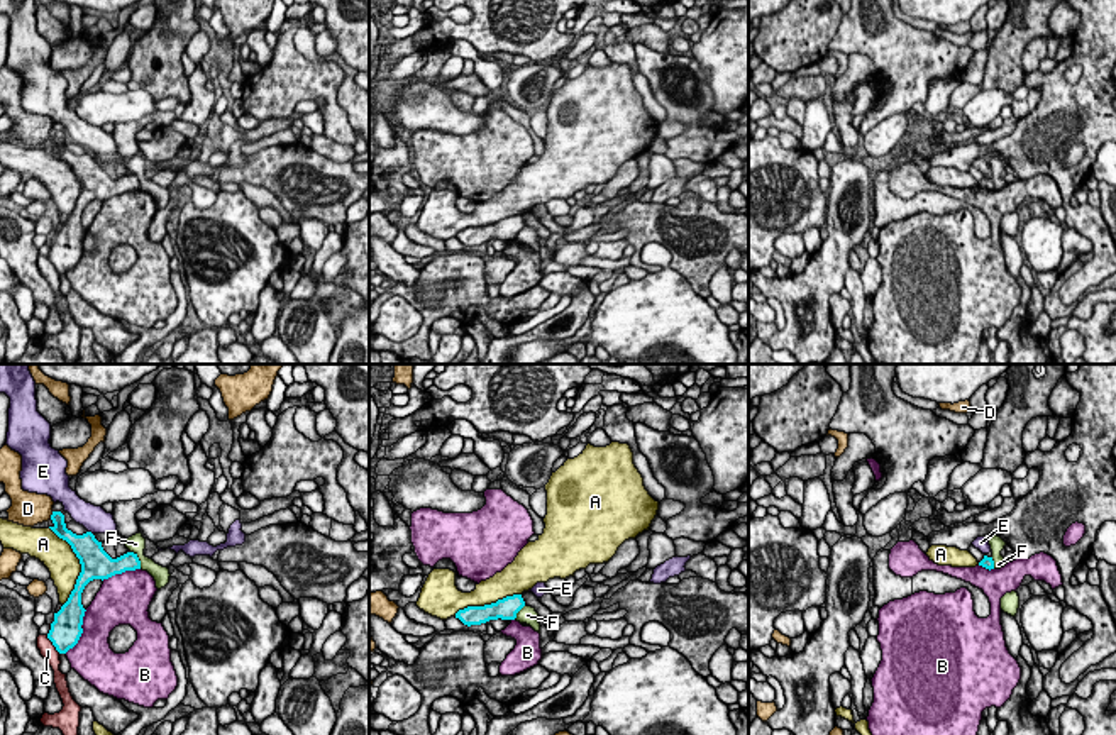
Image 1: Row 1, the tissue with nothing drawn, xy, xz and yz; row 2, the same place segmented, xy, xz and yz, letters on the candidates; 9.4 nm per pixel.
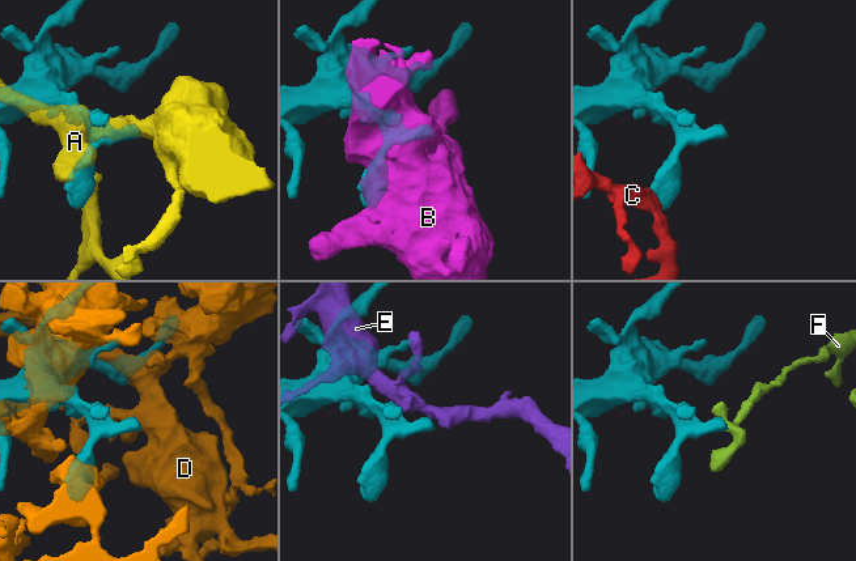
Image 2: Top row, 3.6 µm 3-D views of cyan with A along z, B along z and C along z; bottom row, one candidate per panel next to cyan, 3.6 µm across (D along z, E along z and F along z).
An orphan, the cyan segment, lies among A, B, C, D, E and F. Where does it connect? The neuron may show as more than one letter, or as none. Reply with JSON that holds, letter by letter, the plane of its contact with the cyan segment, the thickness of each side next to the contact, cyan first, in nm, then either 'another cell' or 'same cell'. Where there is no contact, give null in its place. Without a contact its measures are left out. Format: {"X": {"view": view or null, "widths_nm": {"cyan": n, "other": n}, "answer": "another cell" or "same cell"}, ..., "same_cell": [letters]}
{"A": {"view": "xy", "widths_nm": {"cyan": 280, "other": 300}, "answer": "another cell"}, "B": {"view": "xy", "widths_nm": {"cyan": 300, "other": 380}, "answer": "another cell"}, "C": {"view": "xy", "widths_nm": {"cyan": 300, "other": 160}, "answer": "another cell"}, "D": {"view": "xy", "widths_nm": {"cyan": 130, "other": 320}, "answer": "another cell"}, "E": {"view": "xy", "widths_nm": {"cyan": 260, "other": 240}, "answer": "another cell"}, "F": {"view": "xy", "widths_nm": {"cyan": 170, "other": 170}, "answer": "another cell"}, "same_cell": []}

